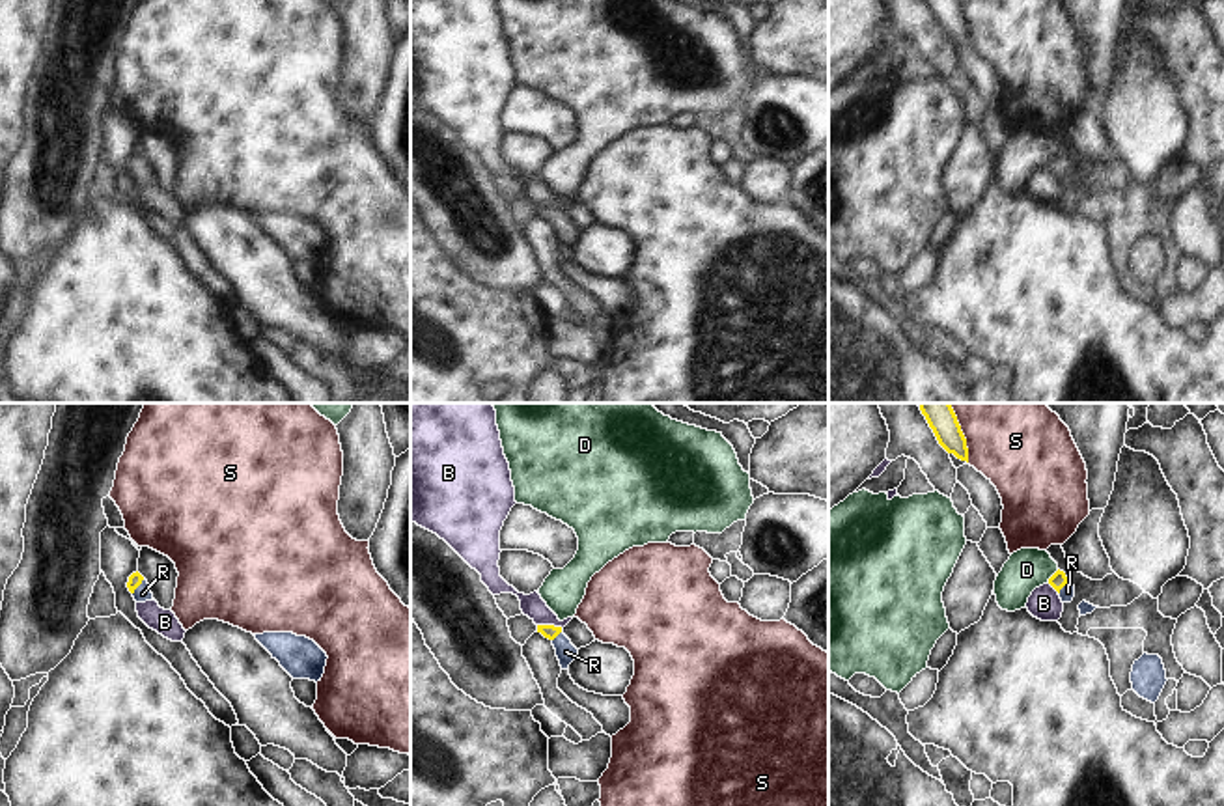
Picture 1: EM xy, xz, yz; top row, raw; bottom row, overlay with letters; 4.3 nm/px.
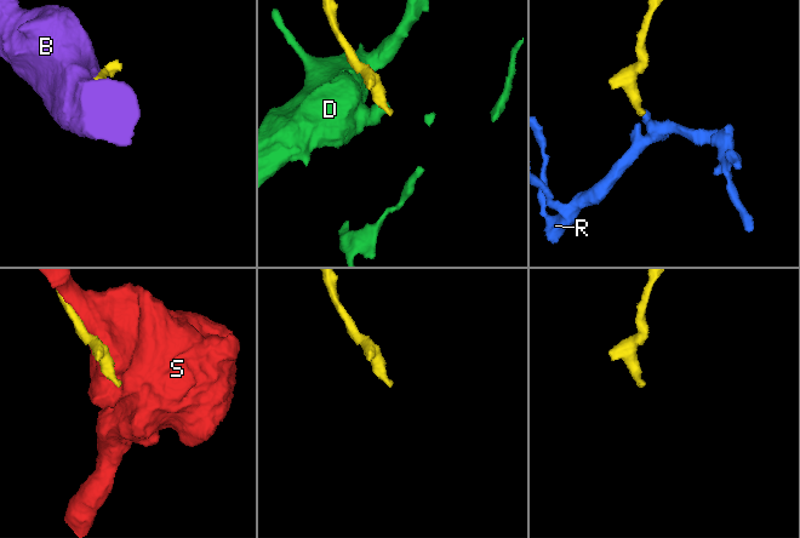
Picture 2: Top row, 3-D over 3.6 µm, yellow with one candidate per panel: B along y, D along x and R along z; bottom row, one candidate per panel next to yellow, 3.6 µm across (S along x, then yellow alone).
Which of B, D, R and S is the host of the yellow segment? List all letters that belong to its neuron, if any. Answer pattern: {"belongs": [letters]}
{"belongs": ["R"]}

